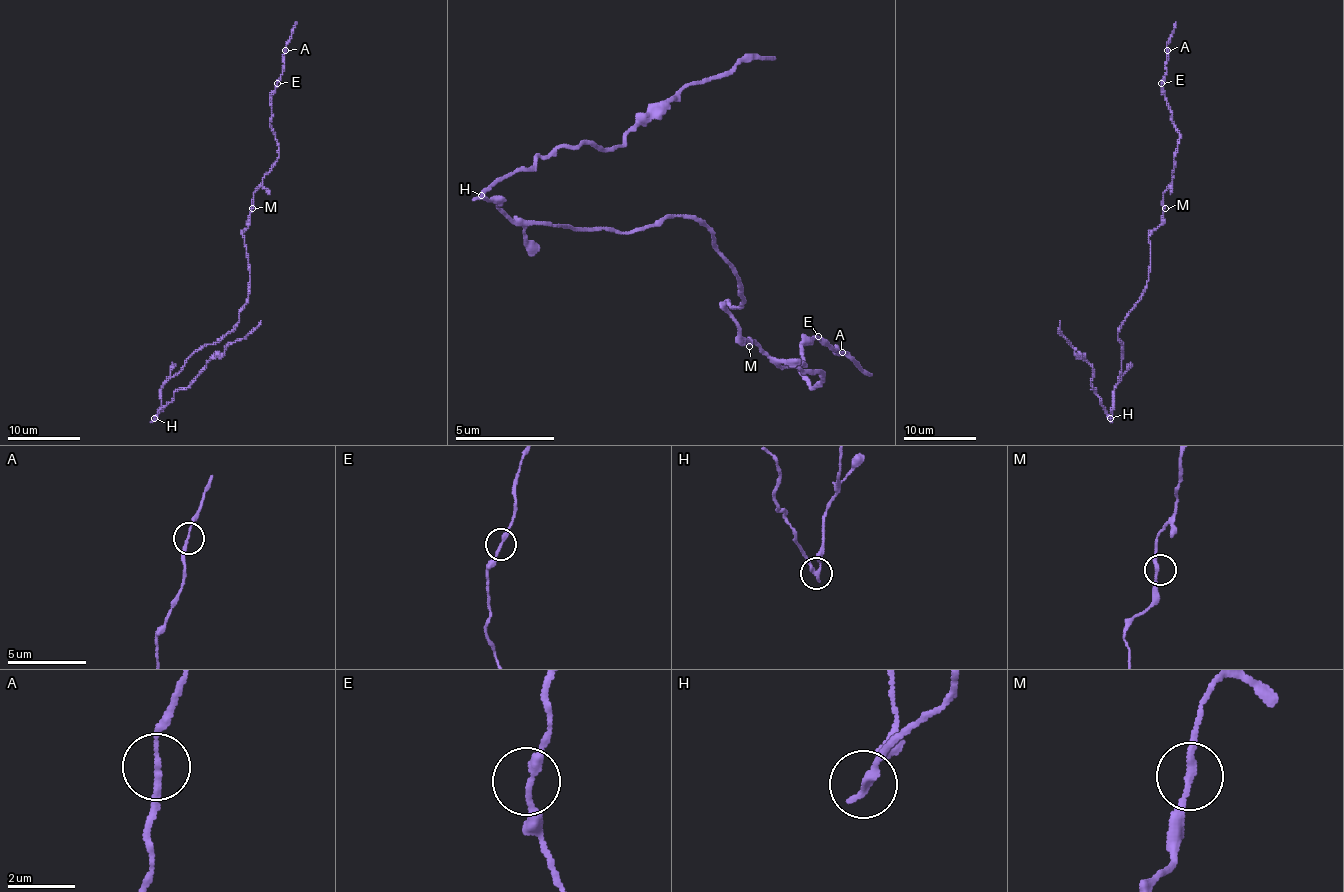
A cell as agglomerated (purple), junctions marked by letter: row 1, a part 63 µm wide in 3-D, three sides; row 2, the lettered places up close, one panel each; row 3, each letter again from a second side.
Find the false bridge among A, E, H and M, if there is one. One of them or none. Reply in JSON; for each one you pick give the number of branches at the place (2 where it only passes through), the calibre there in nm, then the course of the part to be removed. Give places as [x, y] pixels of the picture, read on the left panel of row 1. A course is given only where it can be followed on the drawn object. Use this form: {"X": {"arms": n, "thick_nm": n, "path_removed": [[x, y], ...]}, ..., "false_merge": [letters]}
{"H": {"arms": 2, "thick_nm": 190, "path_removed": [[154, 418], [172, 400], [174, 393], [190, 384], [230, 344], [248, 335], [261, 321]]}, "false_merge": ["H"]}

